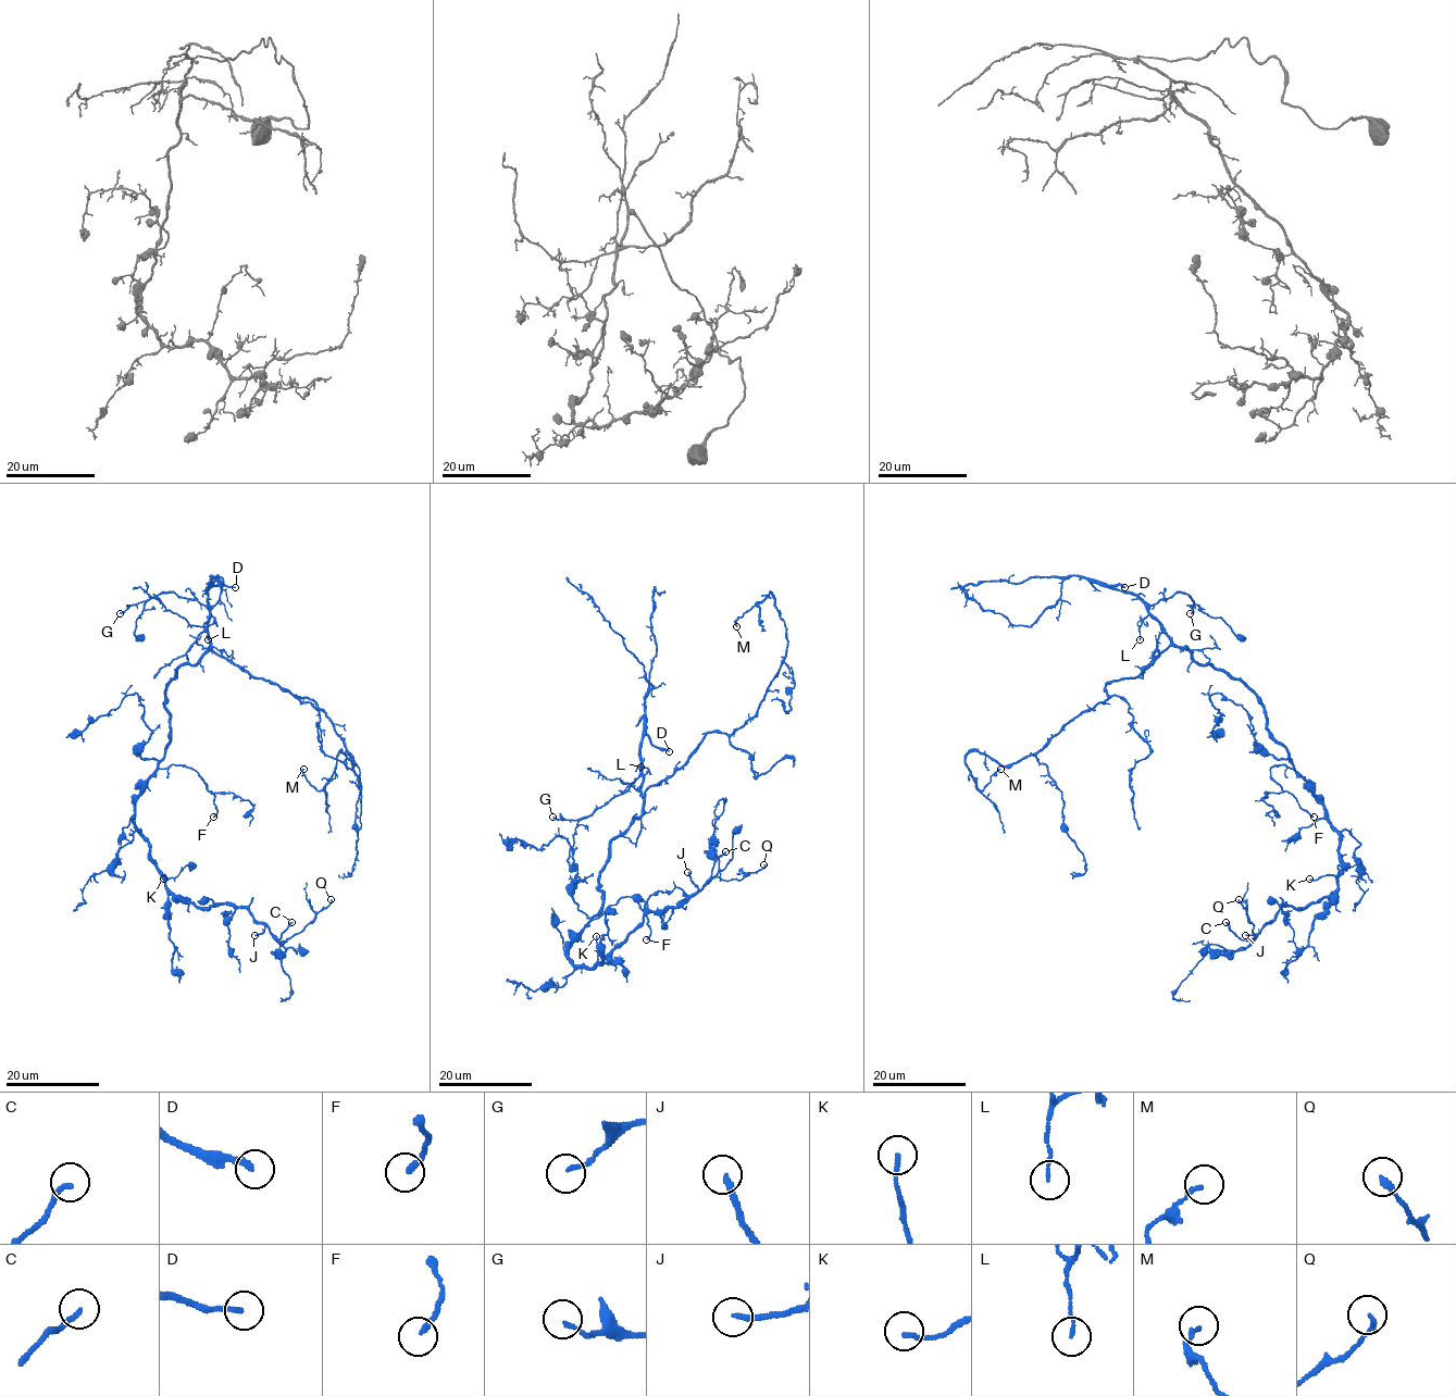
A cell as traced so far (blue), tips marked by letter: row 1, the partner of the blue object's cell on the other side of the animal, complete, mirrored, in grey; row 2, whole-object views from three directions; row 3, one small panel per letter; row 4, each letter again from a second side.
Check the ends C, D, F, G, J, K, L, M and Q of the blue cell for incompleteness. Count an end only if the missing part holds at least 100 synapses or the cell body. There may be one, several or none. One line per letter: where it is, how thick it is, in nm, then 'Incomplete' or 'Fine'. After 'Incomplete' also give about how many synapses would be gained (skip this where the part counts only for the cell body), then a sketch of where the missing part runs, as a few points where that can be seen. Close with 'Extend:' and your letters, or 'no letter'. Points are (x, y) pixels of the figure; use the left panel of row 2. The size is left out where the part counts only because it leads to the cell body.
C: Place: (291, 922). Thickness 220 nm. Fine
D: Place: (235, 587). Thickness 200 nm. Incomplete. Course of what is missing: (235, 587), (263, 598), (273, 595), (286, 610), (284, 614), (299, 614), (299, 643), (278, 676), (301, 698)
F: Place: (213, 817). Thickness 240 nm. Fine
G: Place: (120, 613). Thickness 140 nm. Fine
J: Place: (254, 935). Thickness 220 nm. Fine
K: Place: (163, 879). Thickness 170 nm. Fine
L: Place: (208, 639). Thickness 110 nm. Fine
M: Place: (303, 769). Thickness 150 nm. Fine
Q: Place: (331, 899). Thickness 180 nm. Fine
Extend: D

